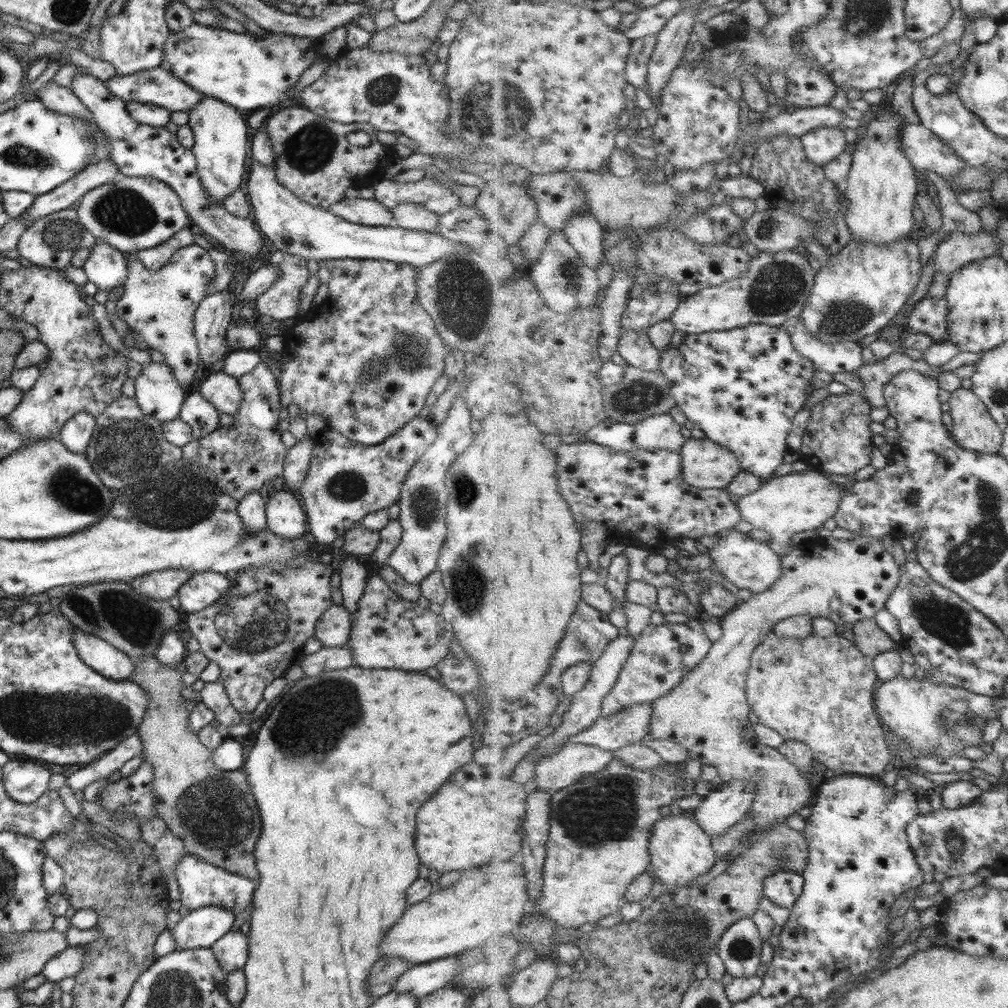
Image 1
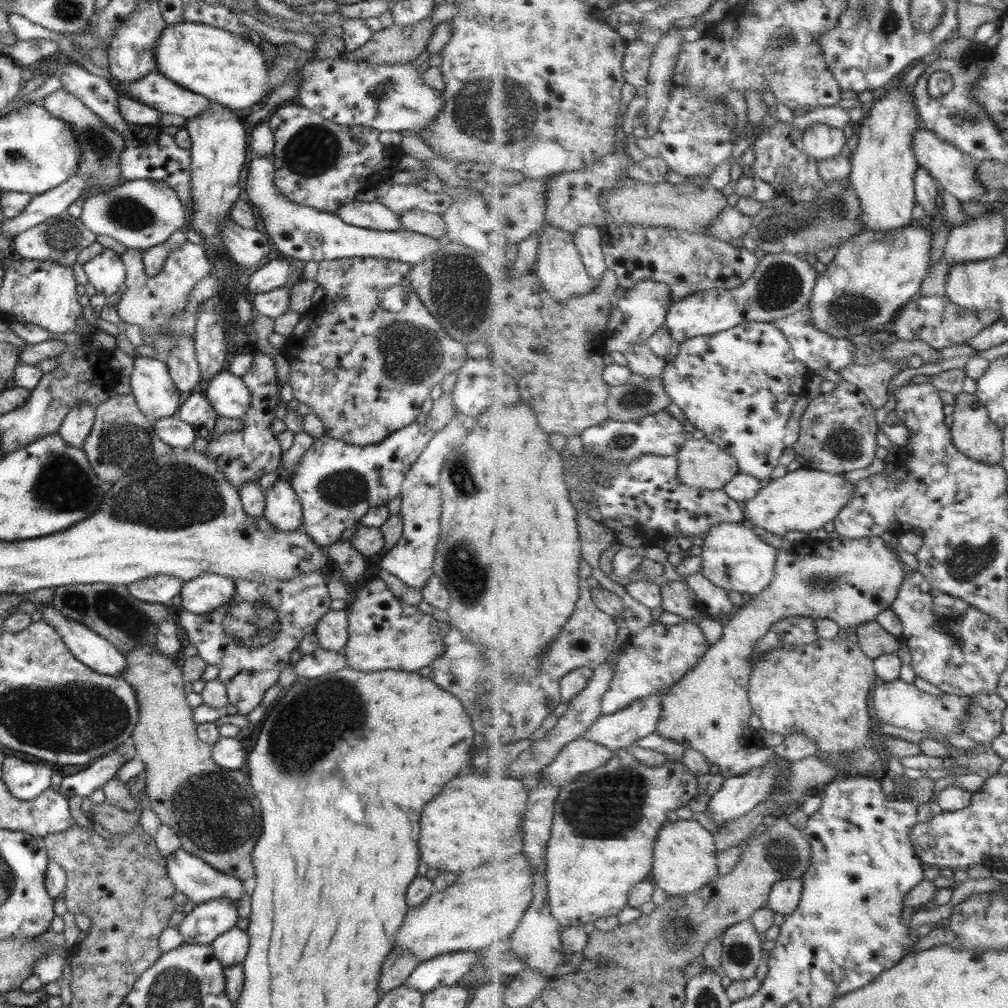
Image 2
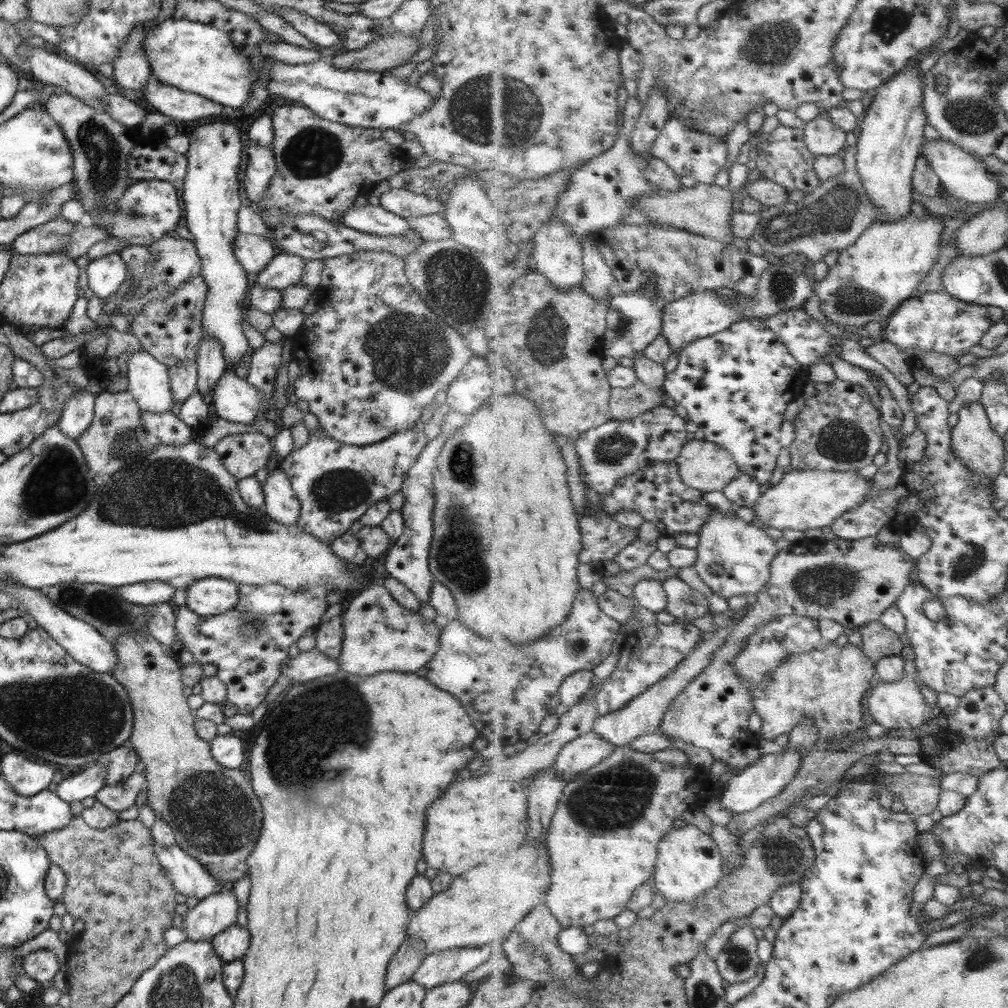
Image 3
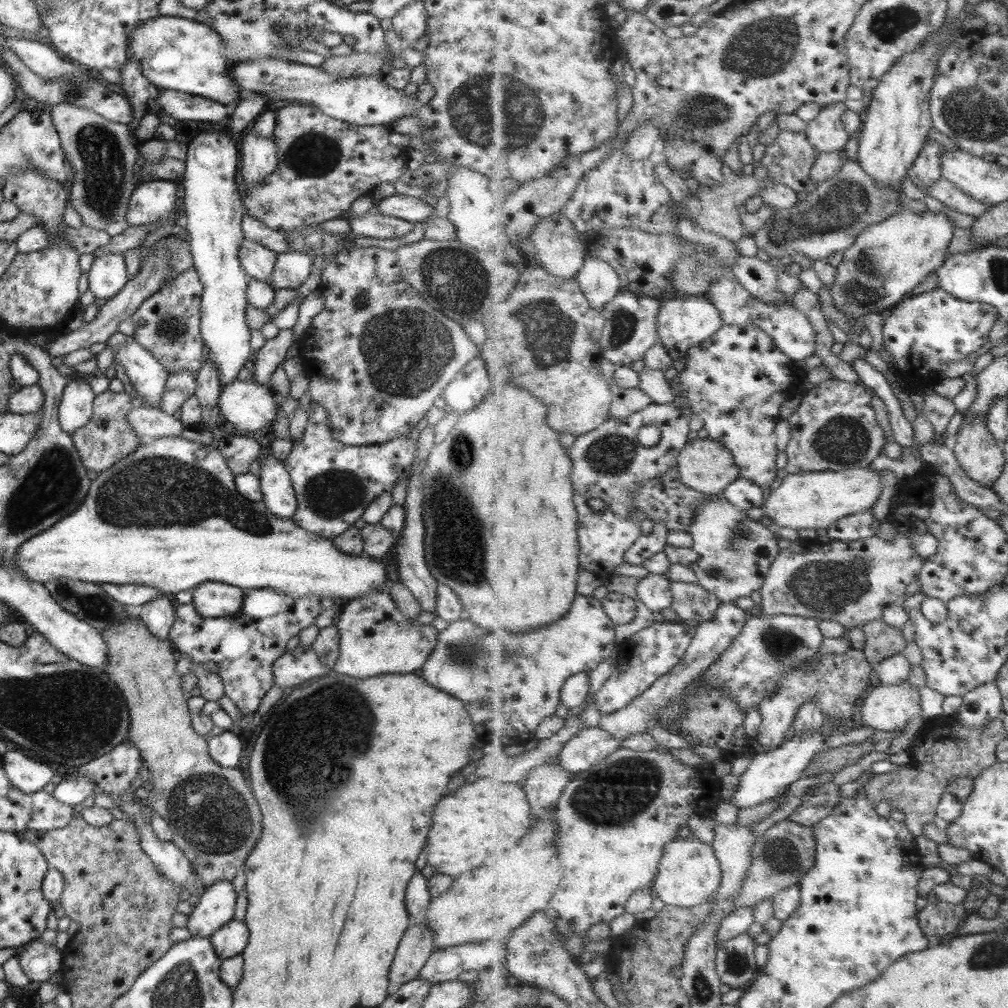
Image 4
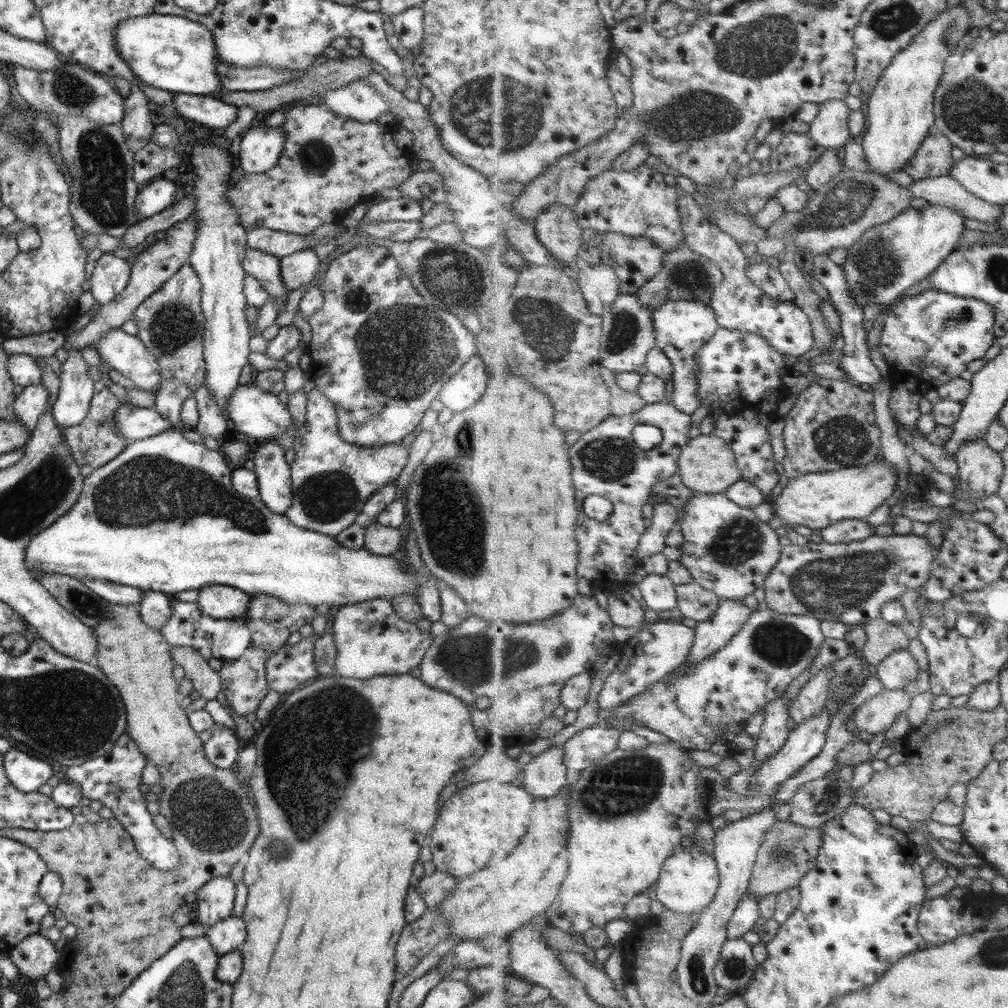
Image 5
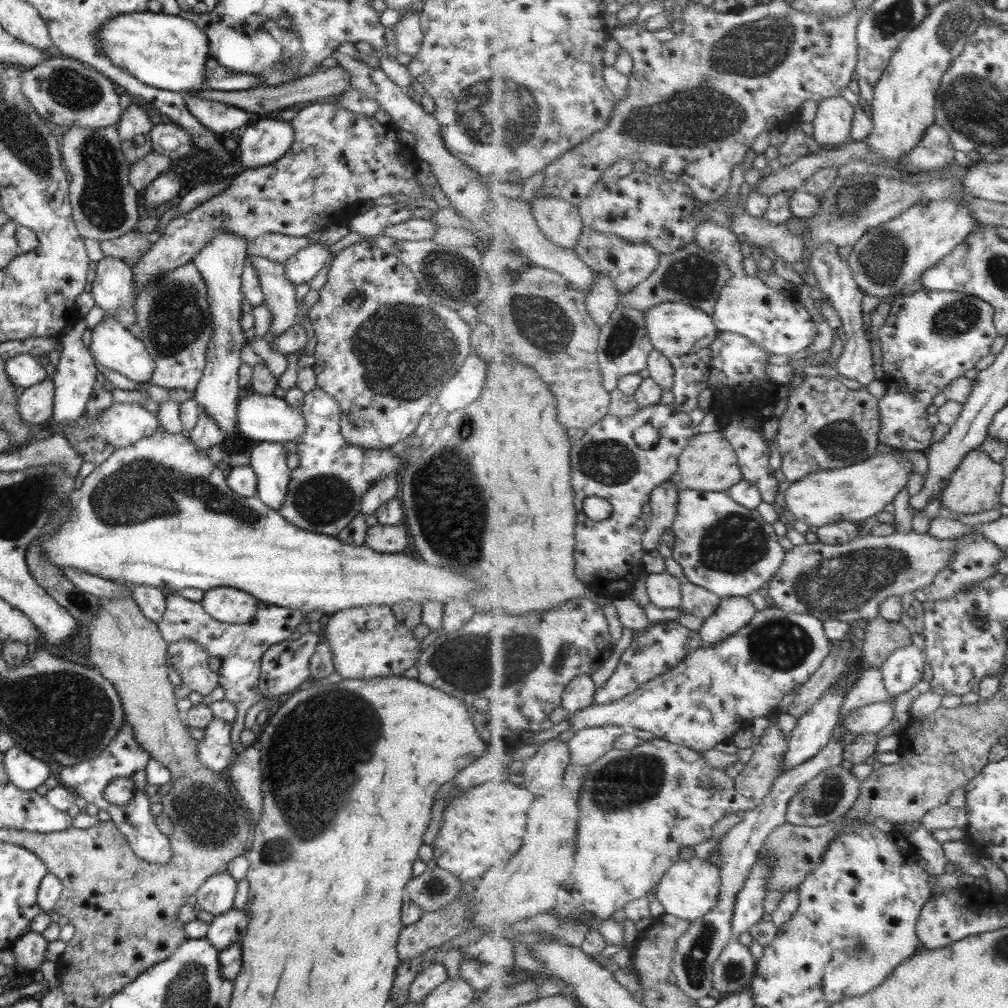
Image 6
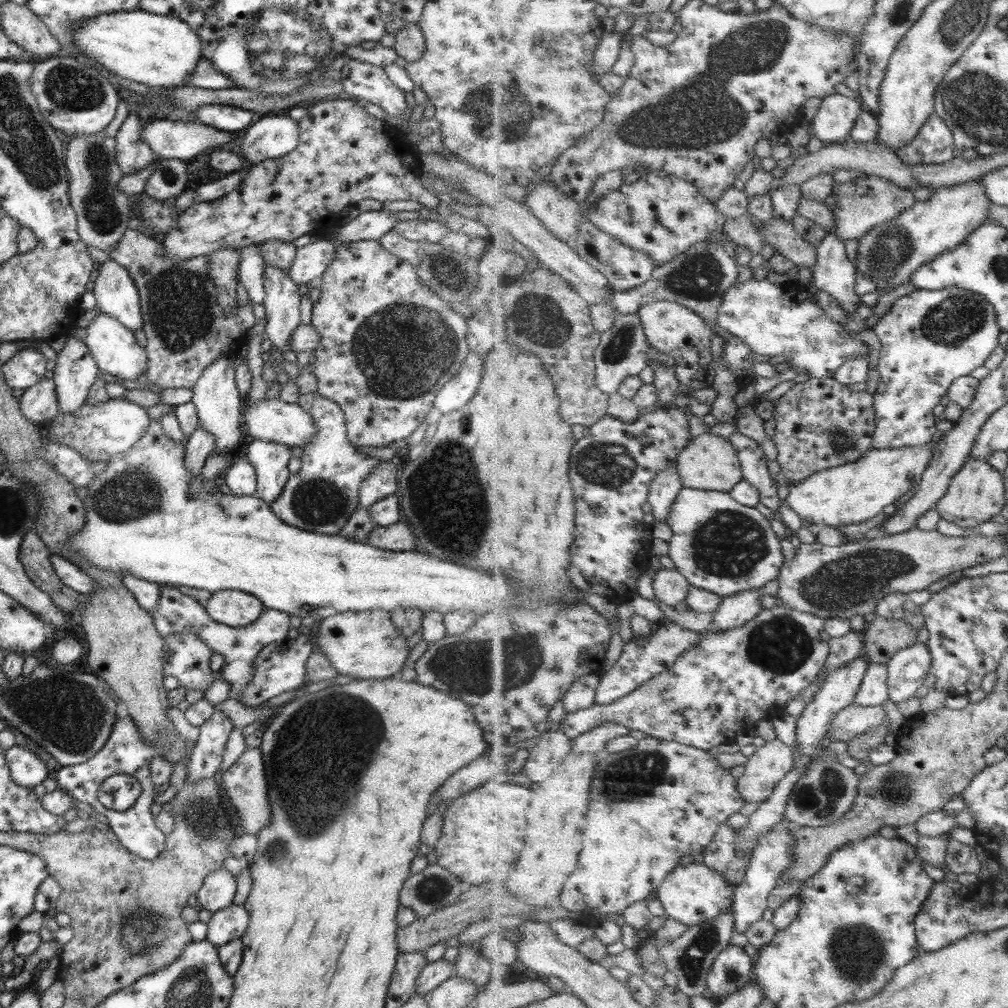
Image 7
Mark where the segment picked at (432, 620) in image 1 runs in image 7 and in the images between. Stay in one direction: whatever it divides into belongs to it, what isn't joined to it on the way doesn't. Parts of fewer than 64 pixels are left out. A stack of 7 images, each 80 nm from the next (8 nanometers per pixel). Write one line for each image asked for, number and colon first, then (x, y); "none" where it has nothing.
2: (382, 633)
3: (378, 635)
4: (374, 638)
5: (370, 640)
6: (367, 642)
7: (365, 644)

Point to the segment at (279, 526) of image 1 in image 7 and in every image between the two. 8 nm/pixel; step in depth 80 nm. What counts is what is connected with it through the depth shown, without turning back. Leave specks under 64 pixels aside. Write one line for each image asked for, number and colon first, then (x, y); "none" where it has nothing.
2: (282, 510)
3: (280, 504)
4: (277, 495)
5: (272, 472)
6: (267, 460)
7: (269, 460)

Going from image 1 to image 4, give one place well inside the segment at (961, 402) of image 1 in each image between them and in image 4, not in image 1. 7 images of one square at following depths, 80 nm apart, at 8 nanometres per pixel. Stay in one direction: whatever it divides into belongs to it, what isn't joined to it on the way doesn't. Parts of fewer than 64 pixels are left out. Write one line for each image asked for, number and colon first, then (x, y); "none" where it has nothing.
2: (974, 432)
3: (982, 449)
4: (981, 455)

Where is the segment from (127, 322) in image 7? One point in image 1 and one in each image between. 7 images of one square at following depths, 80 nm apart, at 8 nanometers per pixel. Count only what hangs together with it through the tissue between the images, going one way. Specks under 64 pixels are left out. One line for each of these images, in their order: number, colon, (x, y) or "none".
1: (106, 268)
2: (105, 272)
3: (104, 275)
4: (107, 275)
5: (110, 275)
6: (111, 287)

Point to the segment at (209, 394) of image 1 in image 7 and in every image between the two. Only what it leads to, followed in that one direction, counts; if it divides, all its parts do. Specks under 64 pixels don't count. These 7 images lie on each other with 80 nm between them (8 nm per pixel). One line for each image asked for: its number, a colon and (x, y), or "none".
2: (227, 394)
3: (234, 399)
4: (249, 406)
5: (261, 415)
6: (260, 418)
7: (283, 423)

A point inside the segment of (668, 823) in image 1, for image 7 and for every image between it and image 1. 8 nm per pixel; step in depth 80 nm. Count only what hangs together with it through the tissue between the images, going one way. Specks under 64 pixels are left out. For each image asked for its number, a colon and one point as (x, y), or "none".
2: (685, 857)
3: (690, 863)
4: (690, 873)
5: (690, 879)
6: (690, 889)
7: (693, 893)

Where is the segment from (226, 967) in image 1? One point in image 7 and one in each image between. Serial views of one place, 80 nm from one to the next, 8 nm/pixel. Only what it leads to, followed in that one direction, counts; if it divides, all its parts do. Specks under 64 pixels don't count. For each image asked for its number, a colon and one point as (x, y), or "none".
2: (229, 948)
3: (229, 944)
4: (230, 939)
5: (228, 933)
6: (226, 928)
7: (229, 923)

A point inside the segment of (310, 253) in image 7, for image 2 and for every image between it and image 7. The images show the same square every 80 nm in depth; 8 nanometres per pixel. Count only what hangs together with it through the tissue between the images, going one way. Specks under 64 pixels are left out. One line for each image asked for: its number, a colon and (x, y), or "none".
2: (274, 274)
3: (283, 271)
4: (291, 269)
5: (297, 270)
6: (300, 268)

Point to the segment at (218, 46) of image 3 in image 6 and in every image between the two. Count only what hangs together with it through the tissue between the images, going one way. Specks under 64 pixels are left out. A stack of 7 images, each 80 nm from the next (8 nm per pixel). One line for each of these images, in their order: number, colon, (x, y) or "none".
4: (173, 53)
5: (168, 52)
6: (168, 52)

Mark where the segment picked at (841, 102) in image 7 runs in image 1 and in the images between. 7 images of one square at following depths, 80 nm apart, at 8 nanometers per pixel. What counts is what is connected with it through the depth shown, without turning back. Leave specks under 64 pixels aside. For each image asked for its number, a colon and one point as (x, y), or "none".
1: (824, 144)
2: (822, 141)
3: (823, 136)
4: (827, 132)
5: (830, 128)
6: (832, 125)

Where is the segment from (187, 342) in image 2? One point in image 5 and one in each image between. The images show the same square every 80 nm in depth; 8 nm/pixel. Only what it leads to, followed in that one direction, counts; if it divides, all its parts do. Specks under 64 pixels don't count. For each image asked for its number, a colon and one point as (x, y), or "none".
3: (182, 377)
4: (179, 386)
5: (168, 399)

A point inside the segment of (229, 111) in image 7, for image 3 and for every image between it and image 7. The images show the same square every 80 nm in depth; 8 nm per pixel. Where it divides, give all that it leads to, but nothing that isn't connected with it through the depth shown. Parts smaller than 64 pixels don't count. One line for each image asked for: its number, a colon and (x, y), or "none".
3: (179, 105)
4: (173, 105)
5: (207, 111)
6: (222, 119)

